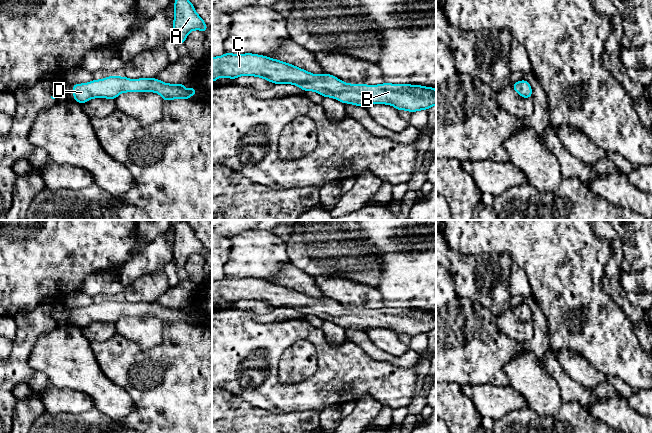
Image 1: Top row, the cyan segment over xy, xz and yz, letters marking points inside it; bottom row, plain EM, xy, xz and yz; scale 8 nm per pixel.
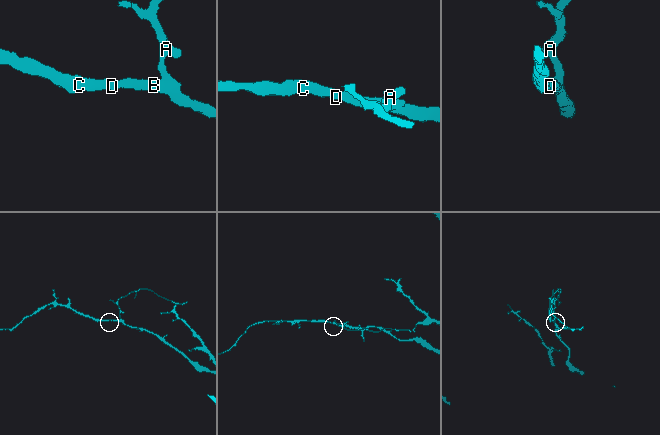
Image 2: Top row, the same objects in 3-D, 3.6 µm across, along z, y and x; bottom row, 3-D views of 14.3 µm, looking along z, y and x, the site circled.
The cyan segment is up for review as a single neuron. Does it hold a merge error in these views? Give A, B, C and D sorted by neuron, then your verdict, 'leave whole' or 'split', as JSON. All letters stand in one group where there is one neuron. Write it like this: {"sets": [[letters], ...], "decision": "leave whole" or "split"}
{"sets": [["A", "B", "C", "D"]], "decision": "leave whole"}

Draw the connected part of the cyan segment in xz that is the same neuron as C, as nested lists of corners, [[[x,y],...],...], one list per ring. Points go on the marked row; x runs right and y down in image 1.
[[[225,53],[212,57],[212,82],[222,76],[236,79],[242,75],[257,76],[274,84],[294,84],[304,91],[316,91],[344,104],[388,104],[411,113],[436,105],[436,89],[433,87],[390,83],[348,84],[327,73],[315,75],[292,64],[251,53]]]

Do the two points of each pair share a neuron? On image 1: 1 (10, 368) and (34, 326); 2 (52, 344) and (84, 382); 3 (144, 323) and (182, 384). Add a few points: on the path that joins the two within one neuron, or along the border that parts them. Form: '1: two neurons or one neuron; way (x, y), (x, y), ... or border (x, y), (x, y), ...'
1: one neuron; way (19, 358), (26, 336)
2: one neuron; way (61, 353), (80, 373)
3: two neurons; border (164, 325), (159, 344), (145, 351), (134, 344)

